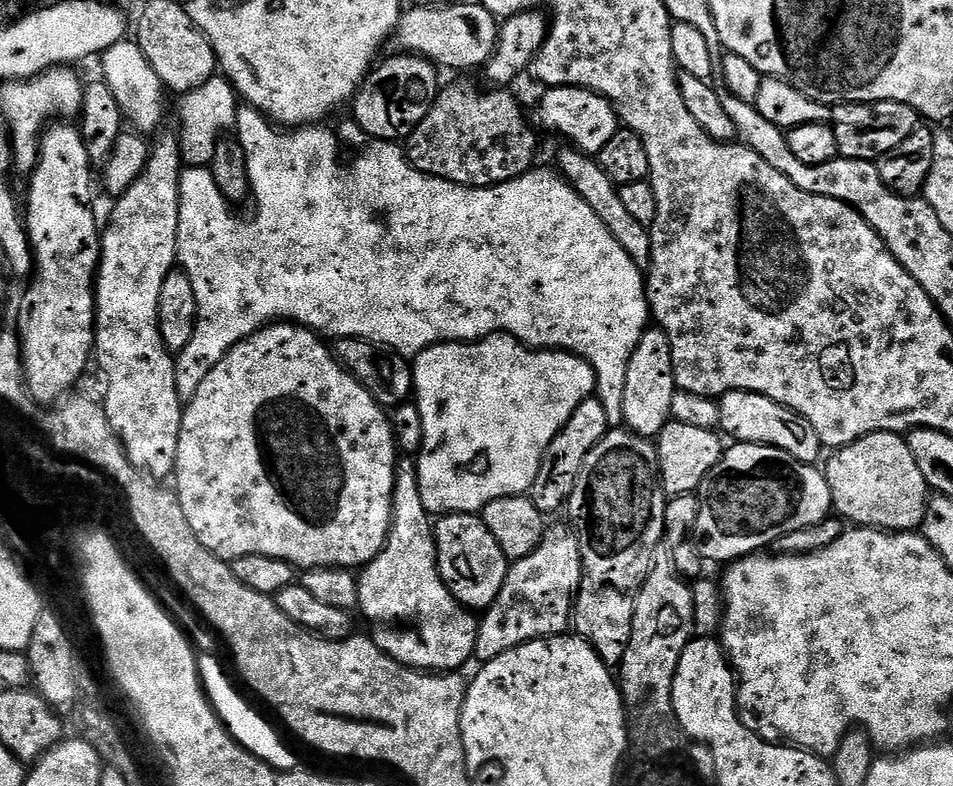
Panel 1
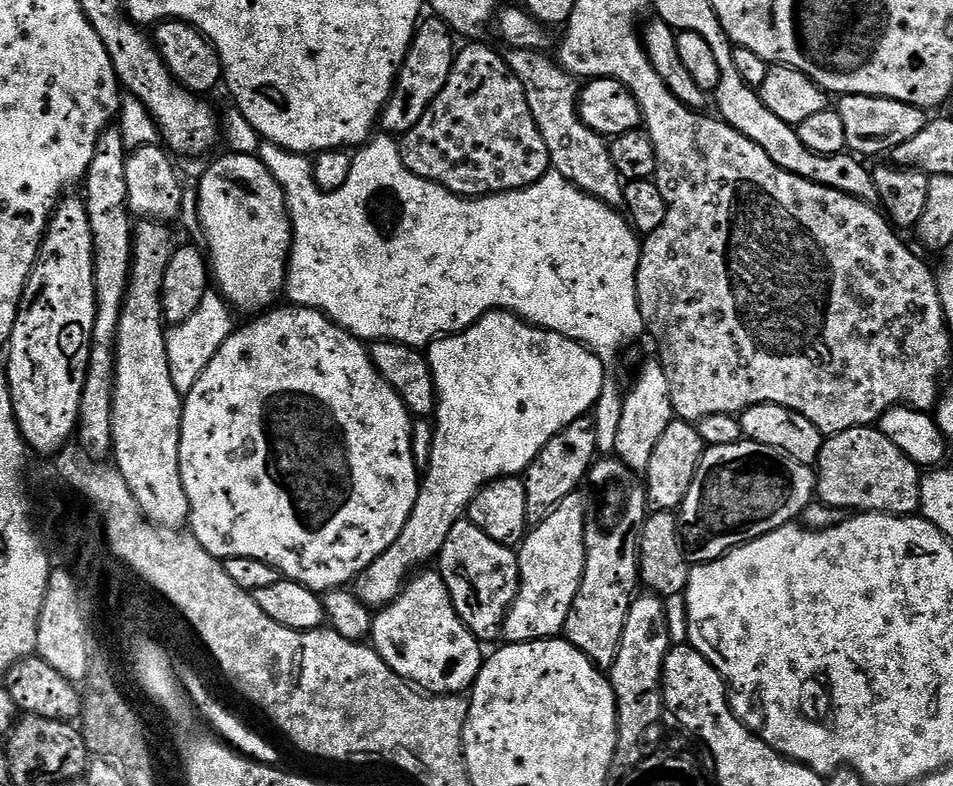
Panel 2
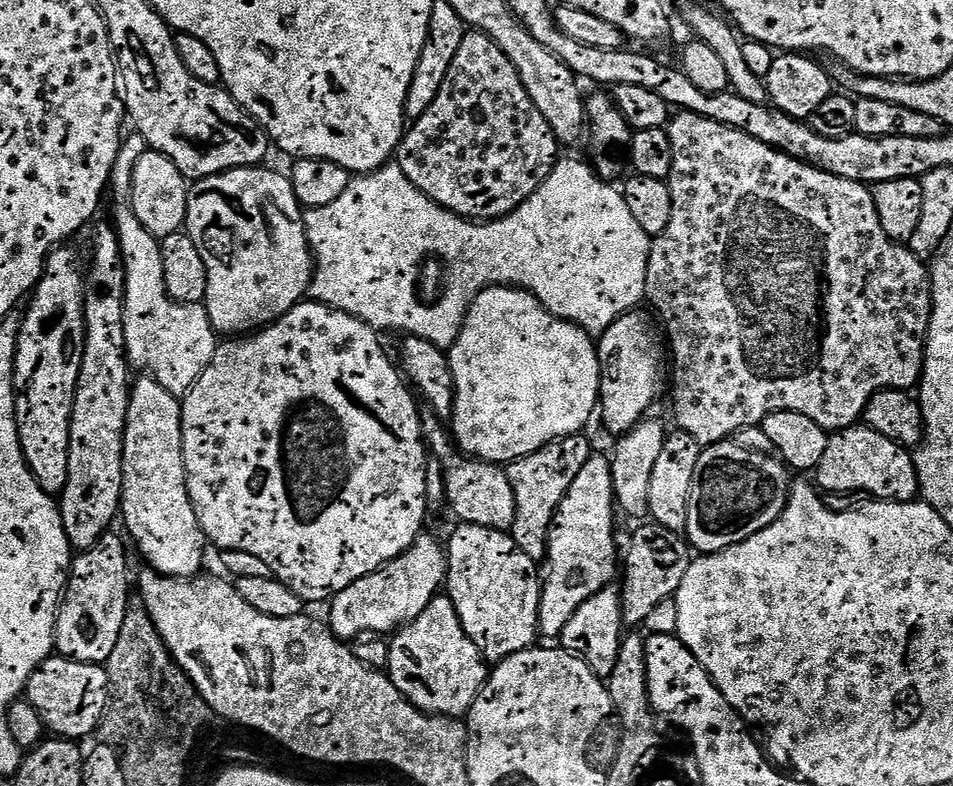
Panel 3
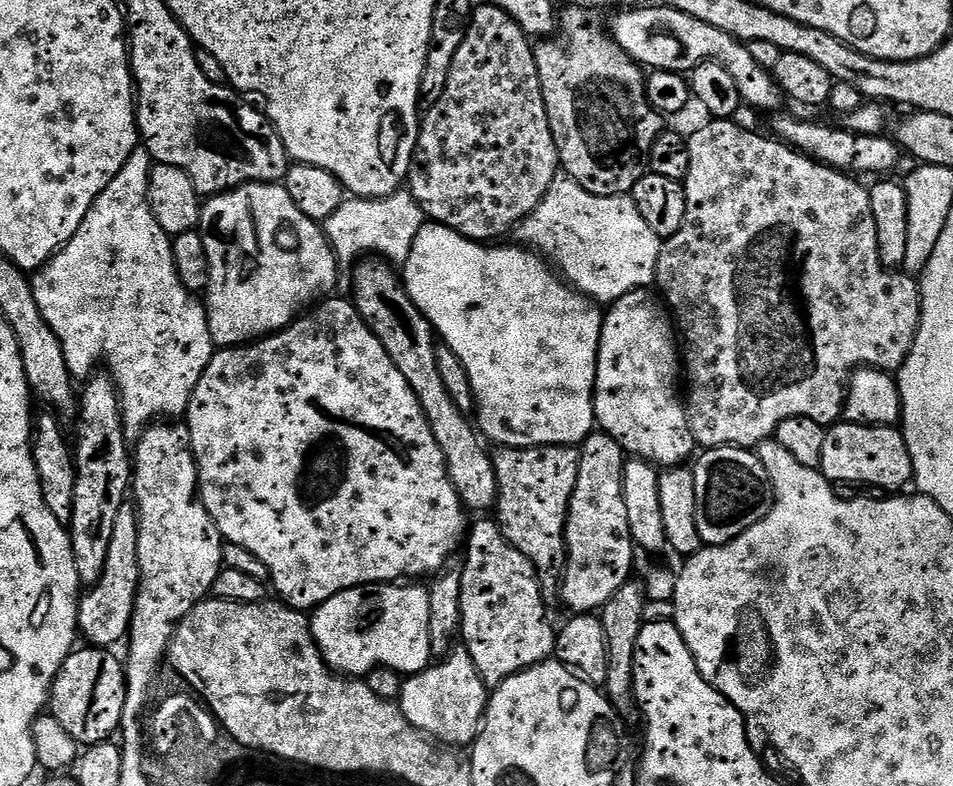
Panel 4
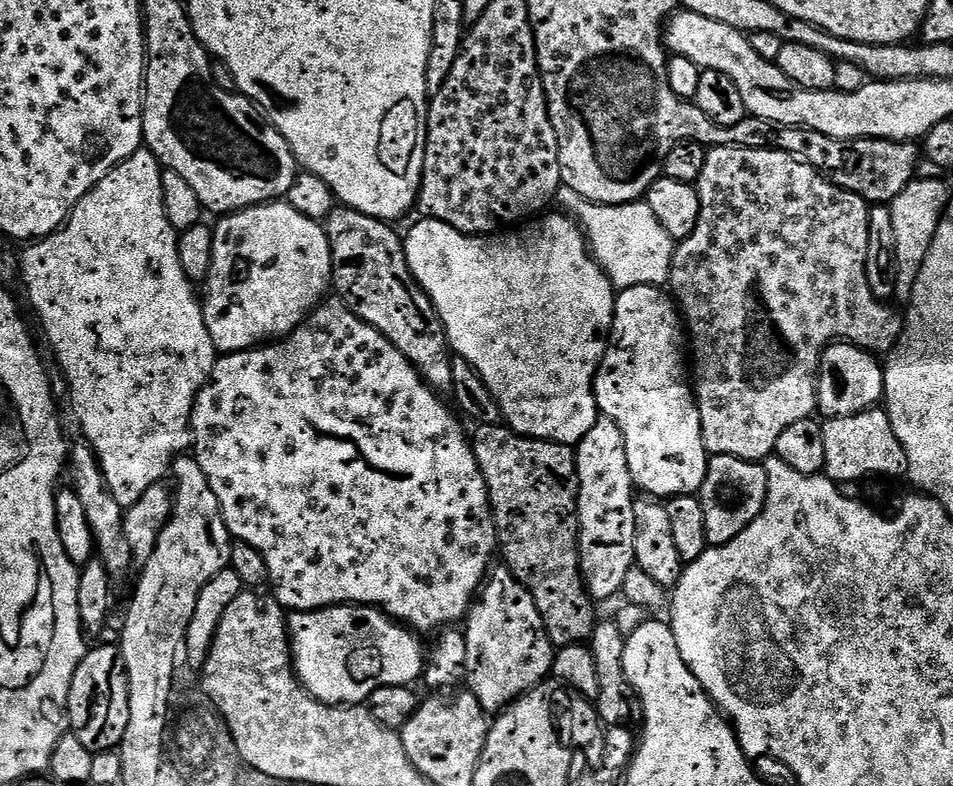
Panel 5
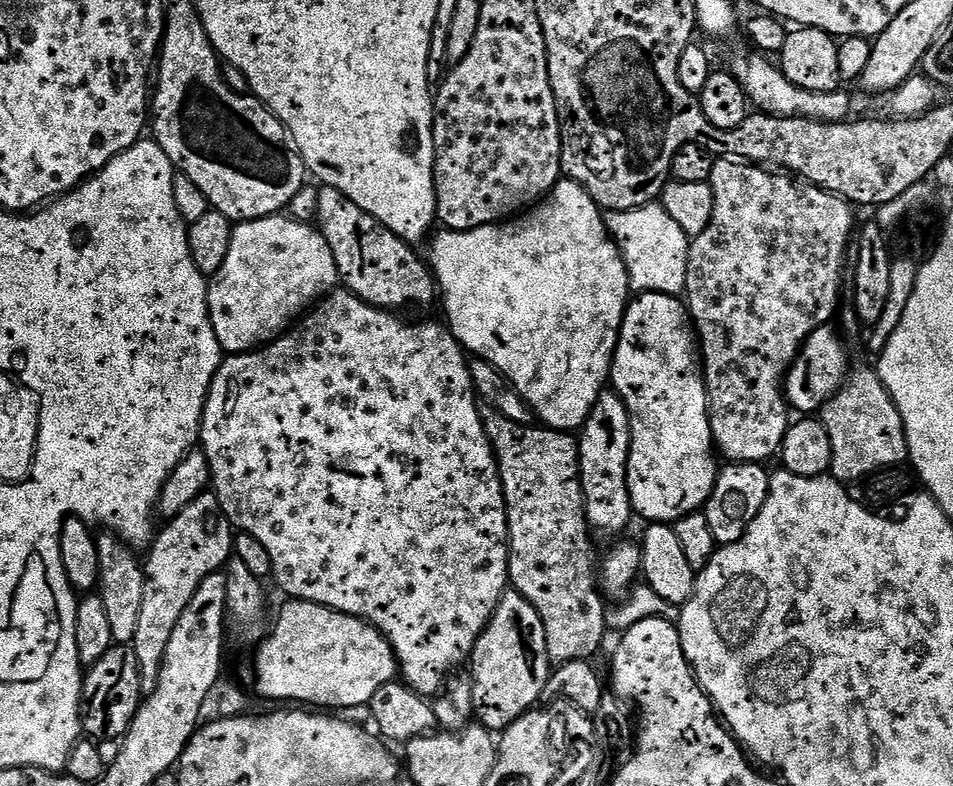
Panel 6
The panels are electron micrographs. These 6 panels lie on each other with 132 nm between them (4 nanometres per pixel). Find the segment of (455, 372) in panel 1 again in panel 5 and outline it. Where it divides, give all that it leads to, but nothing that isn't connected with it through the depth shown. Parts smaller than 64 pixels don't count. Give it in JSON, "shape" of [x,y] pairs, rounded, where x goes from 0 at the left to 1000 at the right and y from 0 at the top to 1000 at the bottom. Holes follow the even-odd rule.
{"shape":[[[588,270],[581,271],[580,275],[572,274],[570,276],[572,280],[568,285],[554,282],[540,293],[529,293],[524,298],[511,300],[489,300],[481,293],[467,288],[462,280],[445,277],[440,281],[441,290],[434,291],[432,300],[425,299],[423,307],[426,333],[430,333],[434,354],[443,364],[443,369],[449,372],[449,377],[455,384],[466,411],[473,447],[477,452],[489,455],[489,461],[493,461],[493,466],[497,466],[497,471],[502,471],[506,486],[510,486],[510,491],[514,491],[514,501],[518,501],[518,506],[523,511],[528,538],[546,555],[603,567],[611,557],[615,557],[615,552],[619,552],[619,542],[623,542],[623,537],[627,532],[623,492],[625,473],[630,469],[634,448],[638,444],[638,426],[642,424],[648,372],[642,365],[640,354],[631,344],[629,333],[621,324],[613,291],[599,274]],[[353,771],[347,776],[333,776],[329,779],[306,779],[304,784],[304,818],[306,822],[306,842],[313,851],[316,870],[322,874],[323,880],[331,891],[341,893],[382,893],[386,884],[397,878],[399,870],[433,869],[432,860],[440,861],[443,855],[443,824],[441,830],[440,808],[433,807],[425,795],[408,786],[403,779],[391,776],[386,771]]]}

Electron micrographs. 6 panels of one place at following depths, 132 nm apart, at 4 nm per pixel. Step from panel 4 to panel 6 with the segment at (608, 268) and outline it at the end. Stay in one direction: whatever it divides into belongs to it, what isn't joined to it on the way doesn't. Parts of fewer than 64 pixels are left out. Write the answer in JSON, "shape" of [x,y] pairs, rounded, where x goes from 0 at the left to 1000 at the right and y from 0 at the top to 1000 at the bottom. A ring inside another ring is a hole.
{"shape":[[[685,257],[656,270],[634,270],[634,286],[655,324],[660,363],[668,373],[694,372],[712,378],[720,364],[724,303],[703,277],[696,258]]]}

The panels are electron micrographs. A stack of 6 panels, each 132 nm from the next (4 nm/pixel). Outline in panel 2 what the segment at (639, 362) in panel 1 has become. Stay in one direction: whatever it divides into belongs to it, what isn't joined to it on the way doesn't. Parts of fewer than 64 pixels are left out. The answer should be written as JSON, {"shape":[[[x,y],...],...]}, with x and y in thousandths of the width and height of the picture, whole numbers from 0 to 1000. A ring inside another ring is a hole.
{"shape":[[[684,455],[681,463],[672,468],[663,495],[658,495],[653,517],[653,537],[648,537],[648,562],[645,579],[668,603],[679,602],[682,593],[682,578],[686,578],[686,567],[690,567],[690,557],[695,557],[699,542],[707,532],[703,511],[703,485],[699,482],[699,471],[692,457]]]}

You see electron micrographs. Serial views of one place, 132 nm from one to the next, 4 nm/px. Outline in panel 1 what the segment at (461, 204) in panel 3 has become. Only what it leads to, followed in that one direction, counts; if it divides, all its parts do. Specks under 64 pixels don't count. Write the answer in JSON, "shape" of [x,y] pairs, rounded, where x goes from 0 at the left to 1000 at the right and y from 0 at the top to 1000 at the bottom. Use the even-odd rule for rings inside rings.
{"shape":[[[478,102],[474,108],[463,111],[458,128],[451,135],[451,145],[439,155],[439,160],[426,179],[426,197],[429,206],[449,224],[459,224],[477,234],[488,234],[494,239],[513,239],[527,232],[550,224],[559,218],[562,204],[562,173],[546,139],[546,132],[533,115],[512,115],[504,117],[499,107],[491,102]]]}

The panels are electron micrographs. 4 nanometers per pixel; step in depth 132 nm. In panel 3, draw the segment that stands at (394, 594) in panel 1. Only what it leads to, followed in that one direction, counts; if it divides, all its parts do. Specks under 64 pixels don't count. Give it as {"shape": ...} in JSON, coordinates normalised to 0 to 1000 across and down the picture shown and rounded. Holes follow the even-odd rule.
{"shape":[[[459,756],[450,765],[447,776],[439,781],[439,786],[427,790],[424,798],[412,809],[416,810],[410,810],[407,821],[409,842],[405,851],[405,859],[410,863],[413,873],[418,873],[420,882],[435,901],[442,901],[444,906],[450,908],[480,913],[495,905],[495,896],[512,865],[514,850],[508,833],[502,827],[502,822],[497,822],[497,817],[489,807],[481,776],[470,757]]]}

